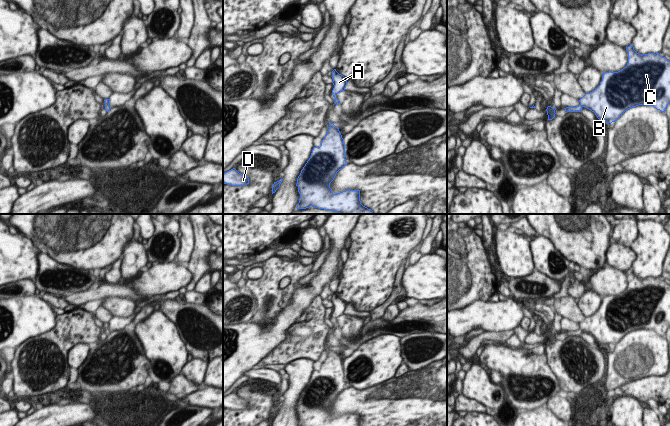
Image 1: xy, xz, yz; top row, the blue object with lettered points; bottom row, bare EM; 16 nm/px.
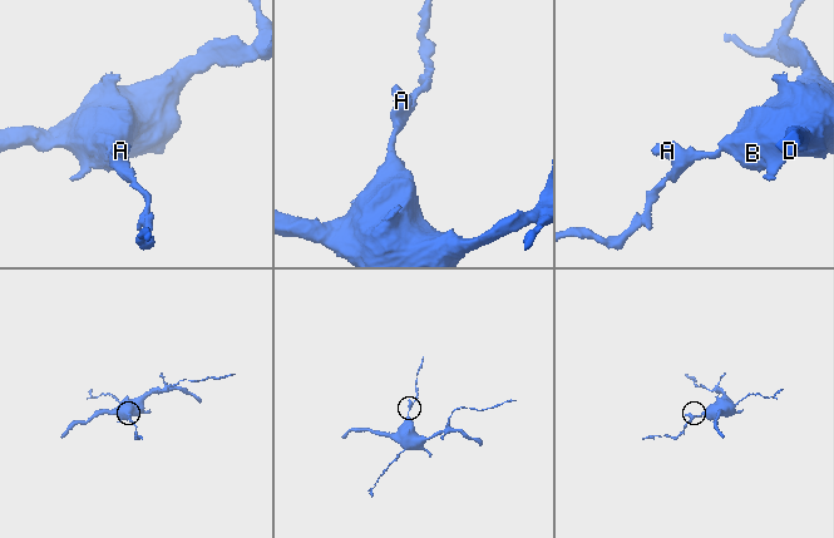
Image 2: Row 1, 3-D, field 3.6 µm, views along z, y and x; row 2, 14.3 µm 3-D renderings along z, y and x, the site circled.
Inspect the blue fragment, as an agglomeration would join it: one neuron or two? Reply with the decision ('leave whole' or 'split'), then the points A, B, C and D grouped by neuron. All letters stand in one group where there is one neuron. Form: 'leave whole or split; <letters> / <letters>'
leave whole; A B C D

